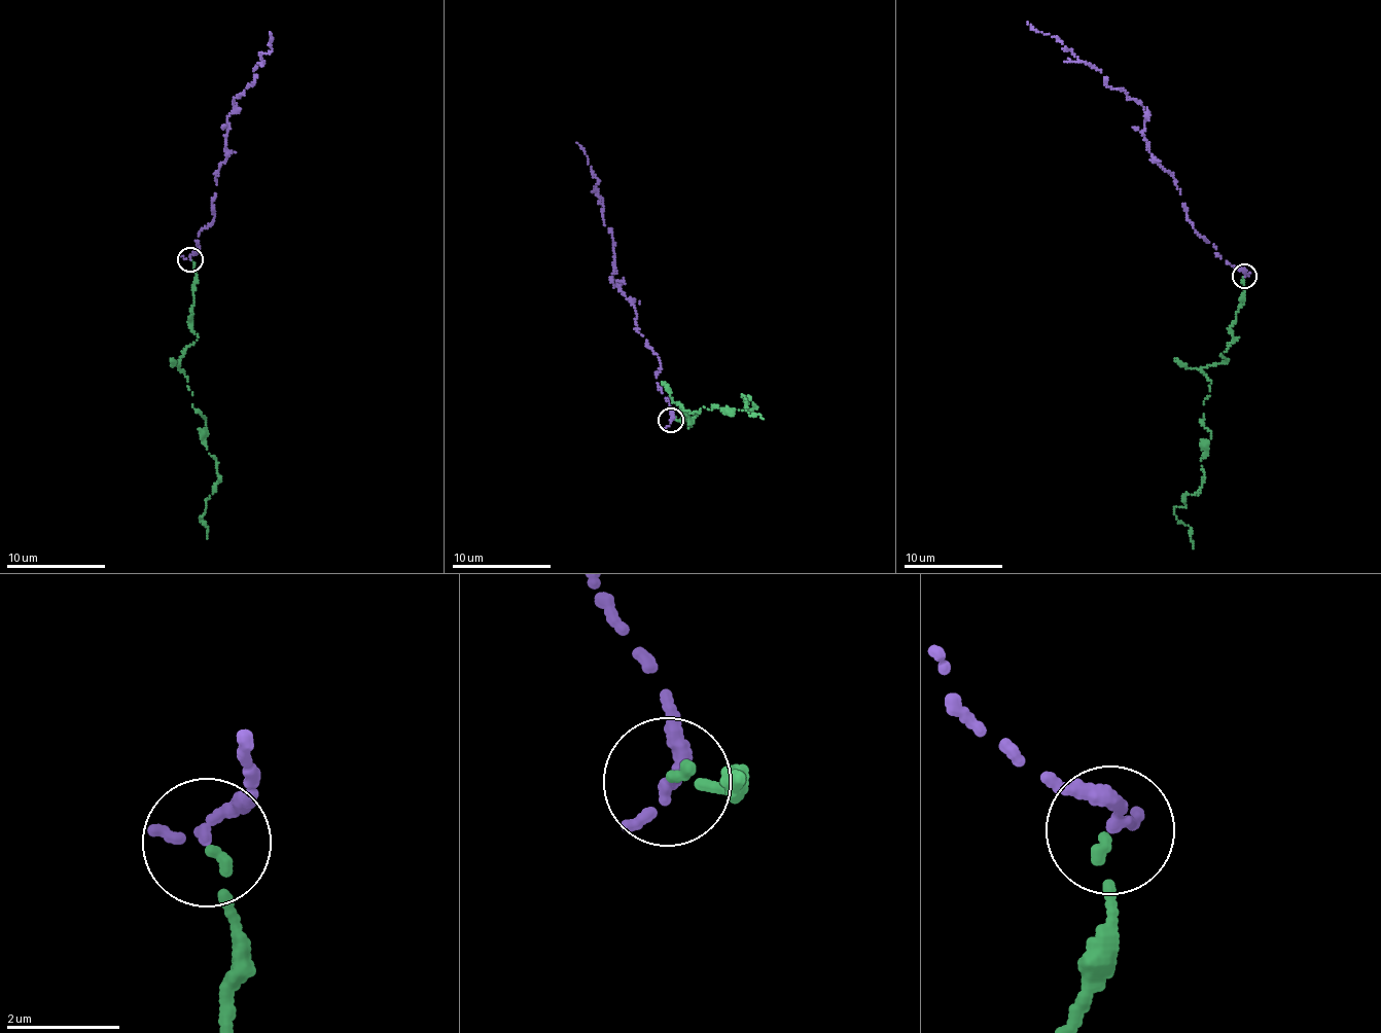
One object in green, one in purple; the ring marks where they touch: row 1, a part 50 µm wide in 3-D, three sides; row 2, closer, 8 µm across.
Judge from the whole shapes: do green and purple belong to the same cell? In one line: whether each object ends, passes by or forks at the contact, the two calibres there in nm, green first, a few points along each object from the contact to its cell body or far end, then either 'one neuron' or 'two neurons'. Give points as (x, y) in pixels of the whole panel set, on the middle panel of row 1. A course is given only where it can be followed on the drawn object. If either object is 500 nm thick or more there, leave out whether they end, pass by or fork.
green ends there; purple ends there; 160 nm thick on the green side, 240 nm on the other; green runs (671, 419), (692, 422), (681, 404), (748, 411), (742, 394), (763, 419); purple runs (671, 421), (658, 354), (617, 284), (599, 180), (576, 142); one neuron

